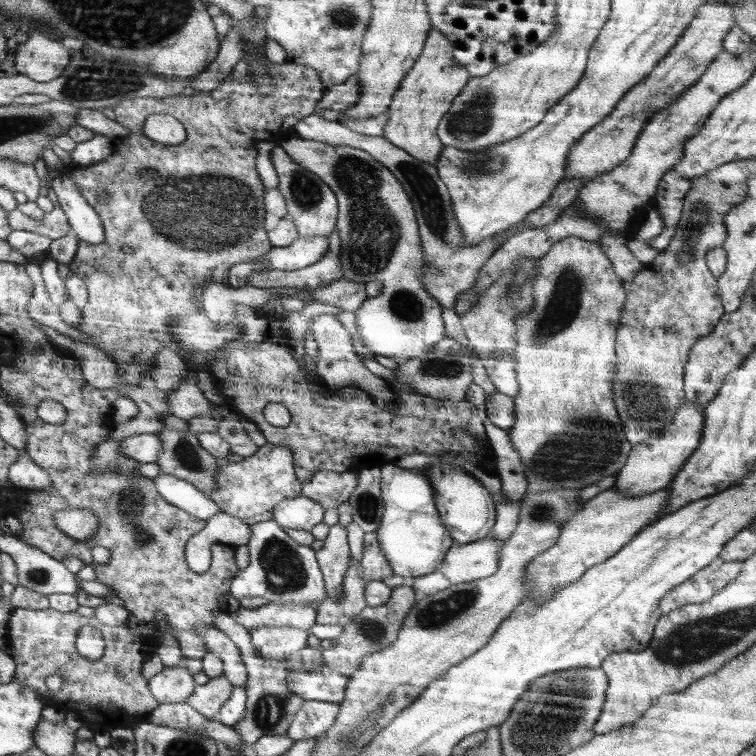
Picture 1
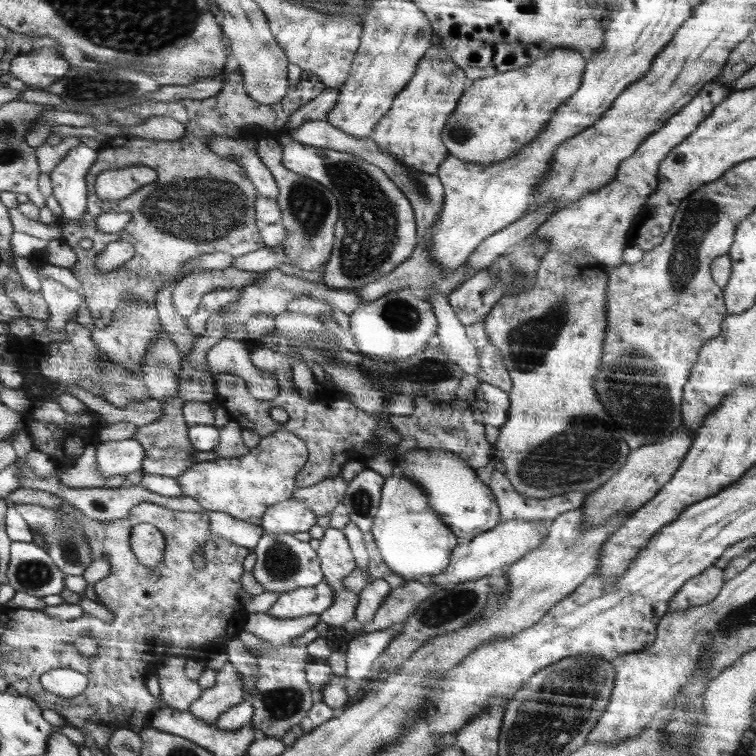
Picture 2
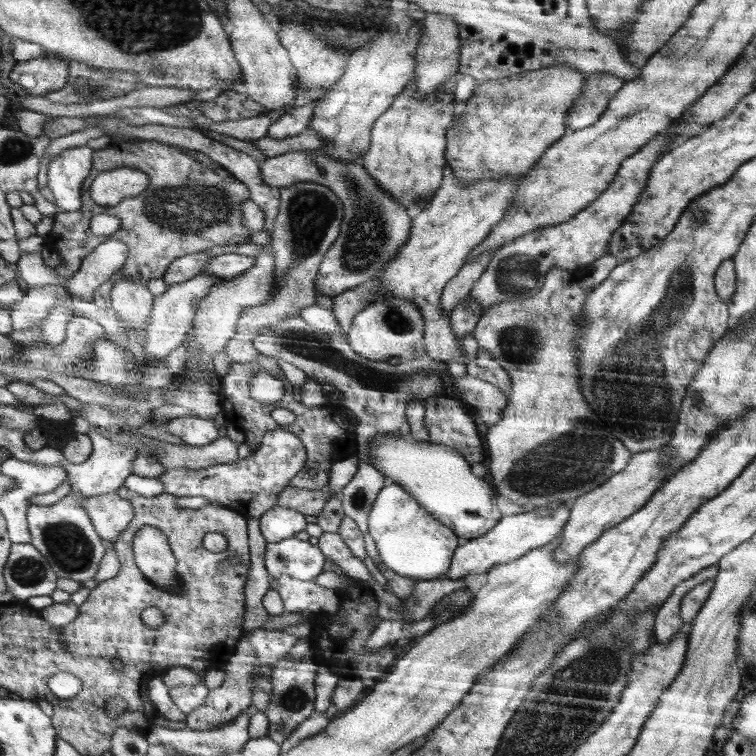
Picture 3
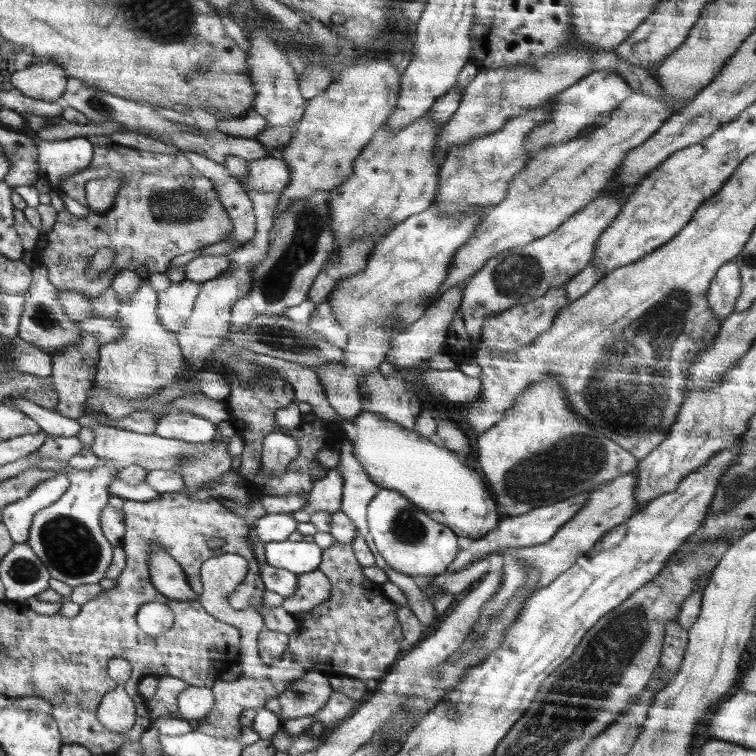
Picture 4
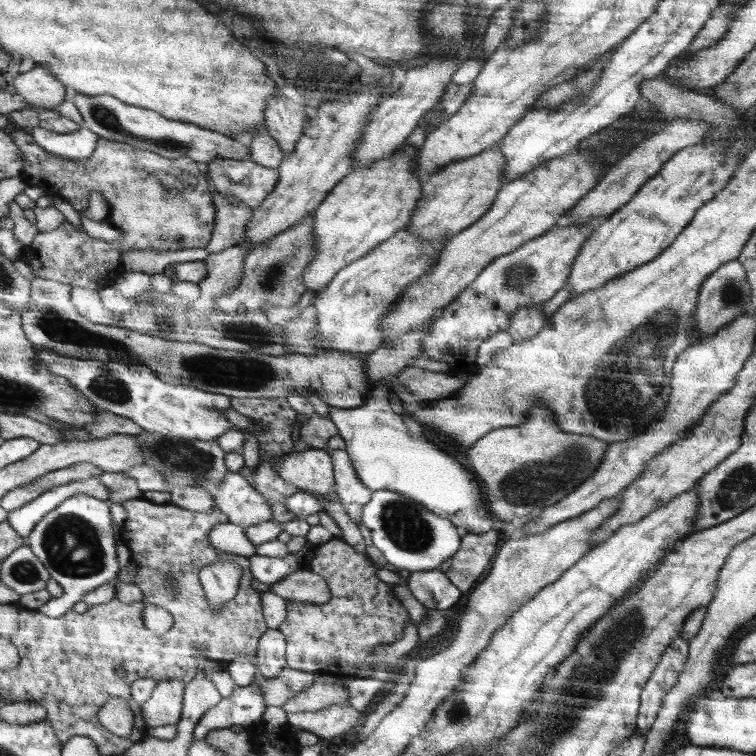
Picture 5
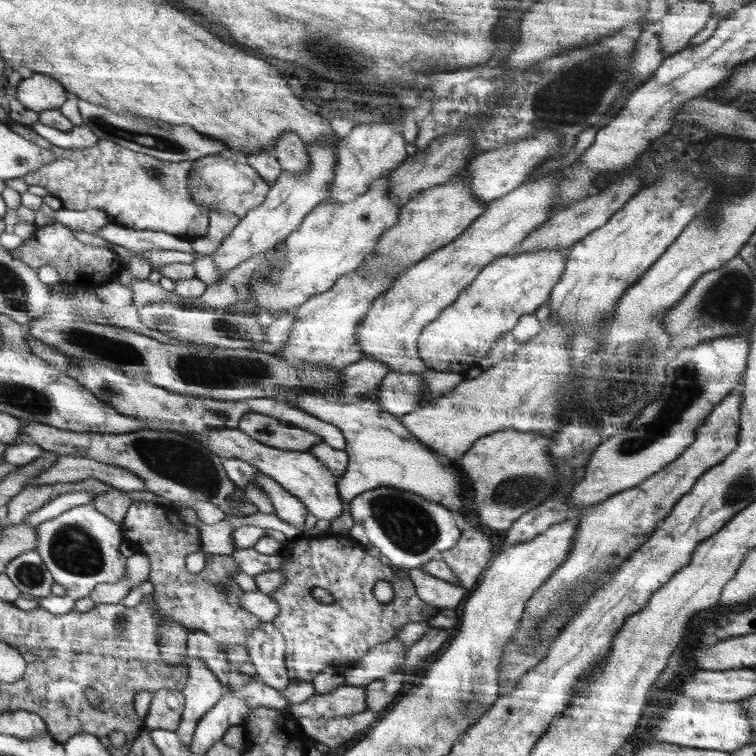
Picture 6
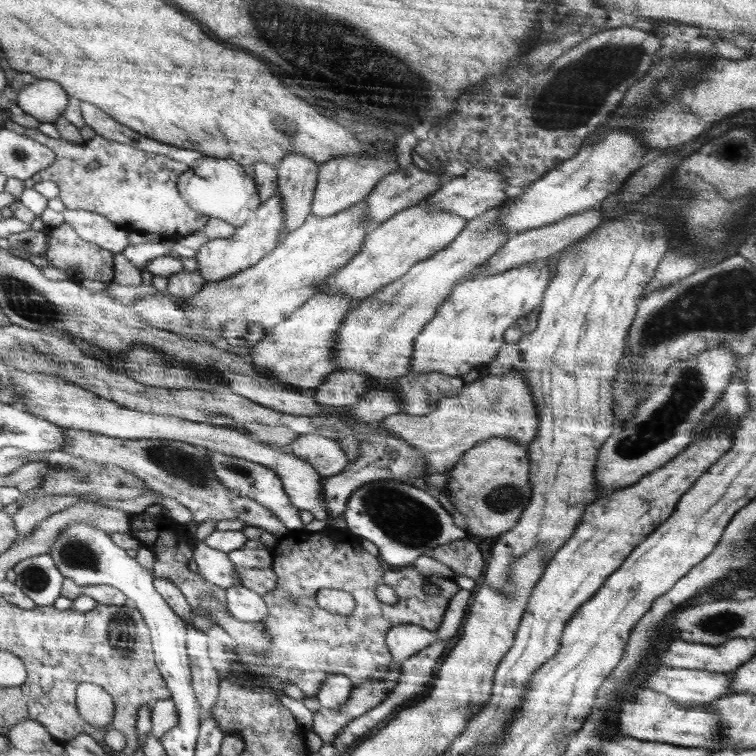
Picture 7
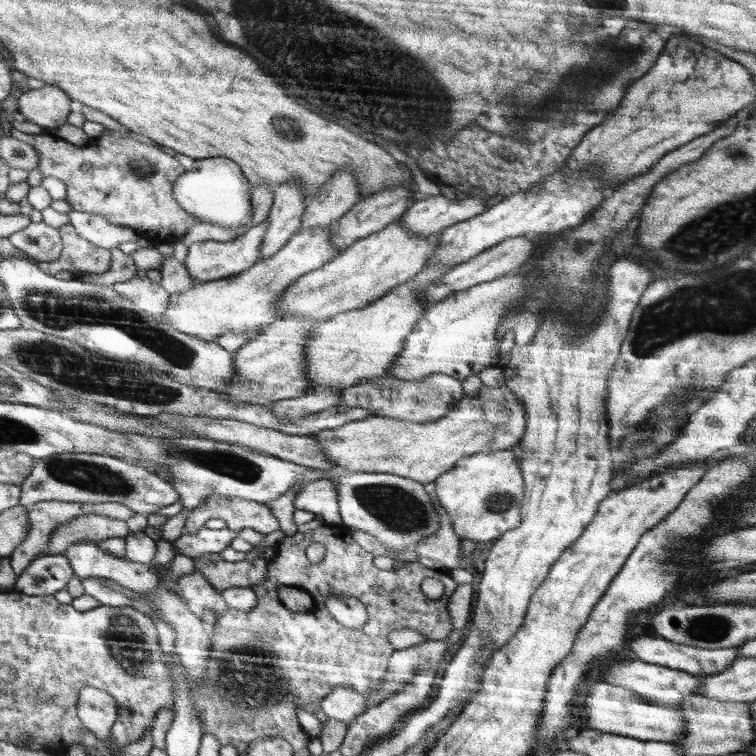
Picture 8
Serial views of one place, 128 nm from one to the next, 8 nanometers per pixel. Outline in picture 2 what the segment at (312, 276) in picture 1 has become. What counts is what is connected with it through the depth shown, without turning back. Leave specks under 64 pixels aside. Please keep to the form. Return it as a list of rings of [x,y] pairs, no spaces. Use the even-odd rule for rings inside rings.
[[[232,268],[198,271],[182,277],[173,287],[171,303],[174,310],[184,317],[192,316],[204,294],[223,288],[240,288],[253,283],[263,272],[250,272]]]

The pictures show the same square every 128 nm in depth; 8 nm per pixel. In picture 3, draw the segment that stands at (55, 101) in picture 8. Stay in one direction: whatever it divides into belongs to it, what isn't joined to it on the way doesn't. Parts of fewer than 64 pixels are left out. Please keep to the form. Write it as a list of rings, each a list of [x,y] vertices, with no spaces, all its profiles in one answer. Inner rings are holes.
[[[36,58],[32,62],[20,62],[12,72],[11,80],[24,86],[32,95],[49,96],[68,86],[69,61]]]

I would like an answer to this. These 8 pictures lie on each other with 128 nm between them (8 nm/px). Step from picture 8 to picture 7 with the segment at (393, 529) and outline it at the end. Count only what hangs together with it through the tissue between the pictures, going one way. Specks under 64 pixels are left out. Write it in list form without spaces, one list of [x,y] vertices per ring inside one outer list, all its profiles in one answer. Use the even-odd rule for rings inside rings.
[[[397,480],[374,481],[368,485],[362,485],[356,489],[352,497],[347,502],[347,508],[343,512],[343,518],[346,521],[346,530],[356,535],[360,539],[370,540],[376,544],[379,550],[379,557],[386,564],[394,568],[402,566],[412,566],[412,563],[418,556],[431,556],[433,550],[440,545],[446,545],[447,542],[462,540],[466,532],[458,526],[452,524],[450,514],[446,512],[442,505],[430,494],[426,494],[424,489],[412,488],[410,484],[402,484]]]

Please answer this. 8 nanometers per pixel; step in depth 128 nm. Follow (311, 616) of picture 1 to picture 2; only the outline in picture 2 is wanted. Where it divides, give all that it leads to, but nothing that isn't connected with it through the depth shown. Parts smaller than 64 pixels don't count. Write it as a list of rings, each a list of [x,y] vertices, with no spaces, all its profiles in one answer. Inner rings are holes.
[[[326,581],[312,588],[299,588],[279,596],[278,601],[268,610],[272,618],[300,618],[300,616],[319,616],[332,607],[335,602],[334,591]]]

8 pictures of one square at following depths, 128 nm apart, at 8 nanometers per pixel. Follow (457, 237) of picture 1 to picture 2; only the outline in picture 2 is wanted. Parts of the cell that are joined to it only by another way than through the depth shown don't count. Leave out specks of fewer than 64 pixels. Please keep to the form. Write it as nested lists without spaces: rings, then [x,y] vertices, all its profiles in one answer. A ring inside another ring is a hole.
[[[326,120],[308,121],[302,125],[302,127],[296,128],[290,134],[292,139],[298,141],[298,143],[308,144],[319,148],[330,148],[336,151],[346,152],[354,156],[360,156],[360,158],[367,160],[368,163],[375,164],[382,168],[386,172],[388,179],[392,180],[392,183],[396,184],[396,187],[400,188],[400,191],[411,201],[411,205],[414,207],[415,221],[417,226],[417,239],[416,250],[412,252],[412,256],[408,258],[408,261],[403,265],[398,266],[396,270],[388,273],[384,277],[378,278],[370,285],[366,285],[357,289],[359,299],[362,304],[368,304],[378,300],[381,296],[392,292],[392,290],[400,290],[401,288],[409,288],[416,292],[417,296],[426,297],[430,291],[440,291],[442,294],[448,296],[454,288],[458,288],[457,284],[461,281],[464,273],[467,269],[468,262],[459,266],[456,272],[451,274],[443,274],[441,268],[437,266],[438,263],[432,259],[430,251],[428,251],[429,226],[433,225],[438,218],[441,211],[444,200],[444,186],[440,183],[440,180],[436,175],[428,175],[426,173],[420,173],[414,169],[408,168],[396,161],[396,157],[392,157],[390,153],[382,151],[371,136],[367,138],[358,138],[352,135],[346,135],[344,130],[340,130],[331,126]]]

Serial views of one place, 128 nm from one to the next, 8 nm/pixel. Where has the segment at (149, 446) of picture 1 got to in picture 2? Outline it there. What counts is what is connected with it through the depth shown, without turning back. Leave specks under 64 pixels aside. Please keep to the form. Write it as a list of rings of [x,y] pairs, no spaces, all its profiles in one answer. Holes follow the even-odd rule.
[[[100,435],[96,440],[96,462],[105,478],[130,474],[146,460],[146,447],[136,438],[112,441],[107,435]]]

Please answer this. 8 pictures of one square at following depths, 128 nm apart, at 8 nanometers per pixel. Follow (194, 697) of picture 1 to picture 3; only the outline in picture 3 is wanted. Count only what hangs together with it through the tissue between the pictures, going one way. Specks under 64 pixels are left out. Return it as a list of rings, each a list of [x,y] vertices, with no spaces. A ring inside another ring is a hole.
[[[244,637],[239,649],[236,650],[236,654],[231,656],[228,665],[222,670],[226,673],[225,681],[218,688],[210,690],[205,703],[187,715],[185,723],[189,729],[197,731],[214,730],[235,720],[240,713],[244,713],[252,705],[254,678],[258,674],[271,676],[272,665],[260,664],[250,641]]]

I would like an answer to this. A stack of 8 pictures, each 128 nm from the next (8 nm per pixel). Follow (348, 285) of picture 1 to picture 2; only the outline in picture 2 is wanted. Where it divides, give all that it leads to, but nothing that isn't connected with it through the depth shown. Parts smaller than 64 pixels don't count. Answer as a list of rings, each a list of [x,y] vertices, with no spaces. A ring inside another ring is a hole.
[[[280,269],[264,271],[261,277],[258,277],[253,283],[240,287],[240,296],[231,302],[233,311],[224,319],[223,332],[229,332],[231,326],[243,324],[250,320],[250,317],[256,313],[269,315],[278,315],[286,310],[288,302],[300,295],[312,295],[314,298],[326,302],[332,308],[339,308],[346,314],[353,313],[361,304],[357,289],[338,289],[328,288],[323,281],[308,281],[306,279],[287,276]]]

